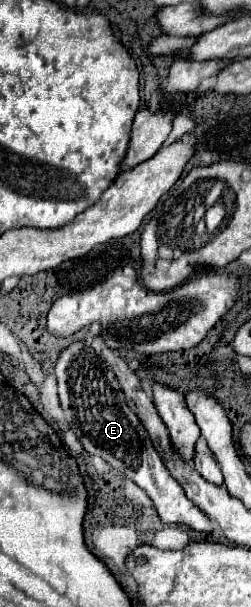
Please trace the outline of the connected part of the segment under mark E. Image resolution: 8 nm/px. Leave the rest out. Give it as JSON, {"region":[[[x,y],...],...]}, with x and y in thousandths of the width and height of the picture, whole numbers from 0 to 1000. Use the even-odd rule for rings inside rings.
{"region":[[[295,562],[287,568],[239,578],[223,591],[223,624],[239,667],[263,680],[279,707],[311,717],[311,723],[359,750],[398,750],[462,776],[510,783],[558,806],[574,806],[582,815],[606,822],[645,862],[749,865],[757,871],[805,878],[837,878],[853,871],[829,852],[733,815],[717,796],[669,779],[590,713],[566,707],[550,687],[502,667],[462,618],[422,608],[422,601],[390,591],[375,575],[343,568],[343,562]],[[375,651],[422,654],[422,671],[382,671],[382,661],[414,657],[375,657]]]}

